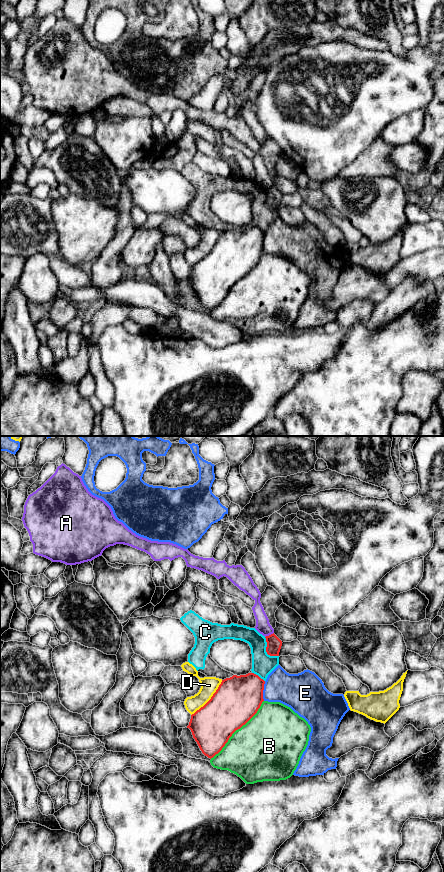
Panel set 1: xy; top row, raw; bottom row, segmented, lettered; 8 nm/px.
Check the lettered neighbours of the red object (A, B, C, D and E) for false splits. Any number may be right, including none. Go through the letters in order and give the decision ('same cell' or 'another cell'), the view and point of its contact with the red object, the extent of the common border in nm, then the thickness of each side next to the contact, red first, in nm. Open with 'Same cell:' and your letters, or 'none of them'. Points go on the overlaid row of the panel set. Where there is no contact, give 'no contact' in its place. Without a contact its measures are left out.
Same cell: none of them
A: another cell; contact xy (269, 635); length 80 nm; calibres 120 and 120 nm
B: another cell; contact xy (237, 729); length 650 nm; calibres 360 and 480 nm
C: another cell; contact xy (266, 651); length 200 nm; calibres 120 and 180 nm
D: another cell; contact xy (210, 699); length 380 nm; calibres 360 and 140 nm
E: another cell; contact xy (262, 691); length 160 nm; calibres 360 and 280 nm

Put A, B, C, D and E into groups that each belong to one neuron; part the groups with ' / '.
A / B / C / D / E

